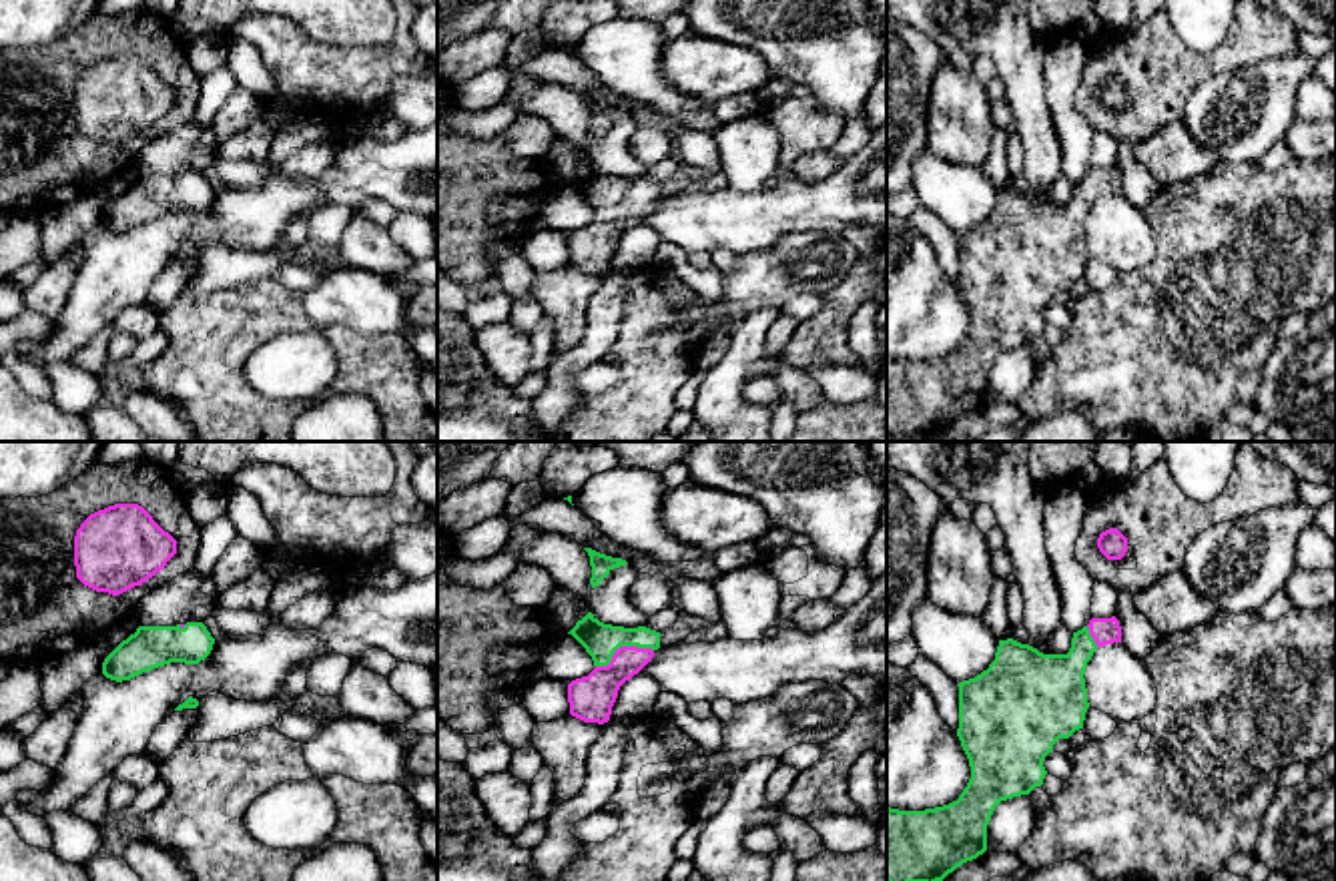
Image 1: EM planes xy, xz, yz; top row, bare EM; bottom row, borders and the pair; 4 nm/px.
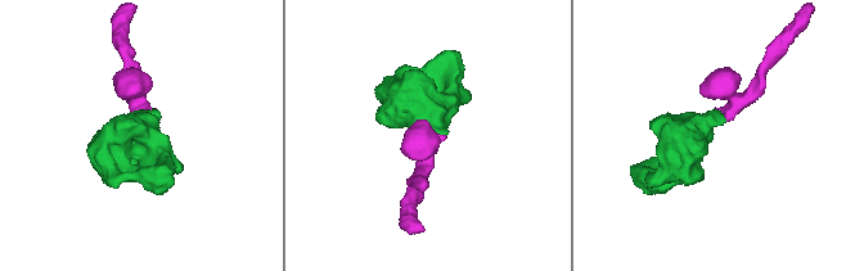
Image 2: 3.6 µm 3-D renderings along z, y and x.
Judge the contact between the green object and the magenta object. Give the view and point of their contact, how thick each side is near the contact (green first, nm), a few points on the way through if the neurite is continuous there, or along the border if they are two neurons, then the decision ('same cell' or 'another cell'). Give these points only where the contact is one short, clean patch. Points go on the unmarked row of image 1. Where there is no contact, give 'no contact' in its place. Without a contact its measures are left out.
xz (622, 195) | 140/180 nm | across xz (600, 191), (622, 195), (612, 221), (590, 247) | same cell

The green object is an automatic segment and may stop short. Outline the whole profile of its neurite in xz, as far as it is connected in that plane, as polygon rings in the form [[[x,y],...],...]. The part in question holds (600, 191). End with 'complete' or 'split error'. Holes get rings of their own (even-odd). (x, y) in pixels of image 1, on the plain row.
[[[588,163],[568,183],[592,207],[594,221],[568,235],[570,265],[584,273],[610,271],[620,237],[638,225],[660,199],[660,183],[600,173]]]; split error

